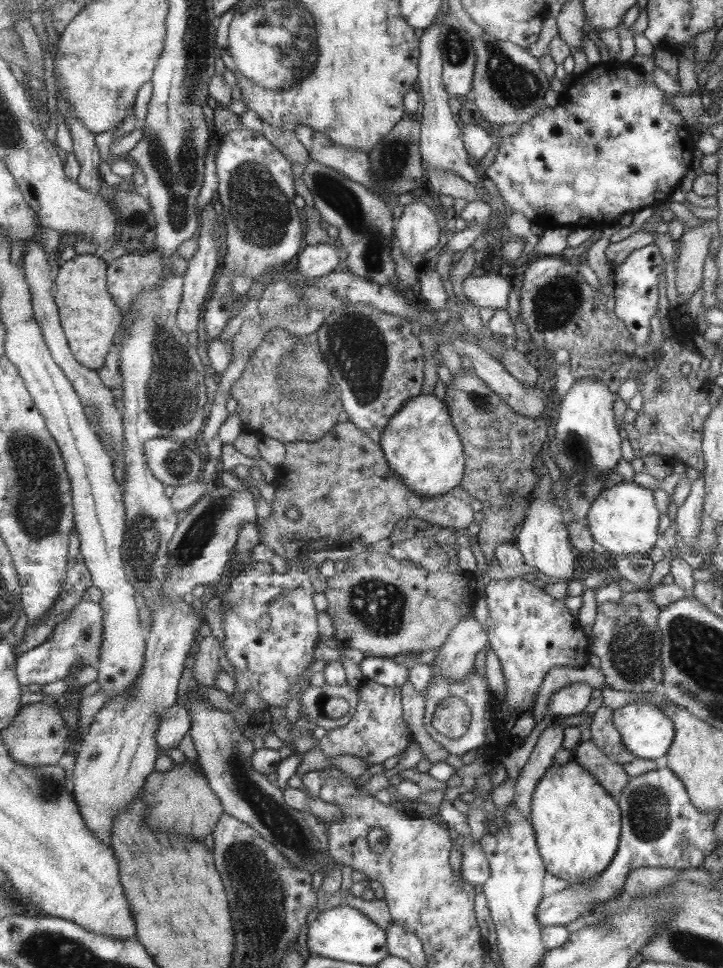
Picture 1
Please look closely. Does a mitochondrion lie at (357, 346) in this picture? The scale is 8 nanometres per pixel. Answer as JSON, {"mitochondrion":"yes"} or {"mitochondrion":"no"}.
{"mitochondrion":"yes"}

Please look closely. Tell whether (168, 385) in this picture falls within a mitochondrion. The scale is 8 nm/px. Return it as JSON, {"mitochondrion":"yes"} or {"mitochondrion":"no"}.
{"mitochondrion":"yes"}

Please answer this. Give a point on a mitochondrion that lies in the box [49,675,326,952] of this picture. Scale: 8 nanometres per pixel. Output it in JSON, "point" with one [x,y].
{"point":[286,830]}

